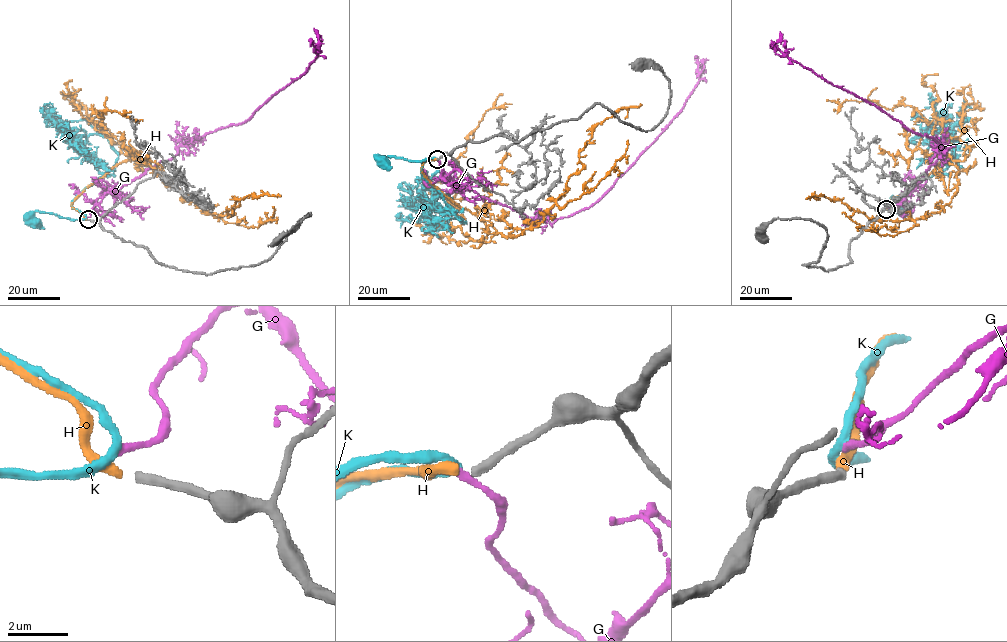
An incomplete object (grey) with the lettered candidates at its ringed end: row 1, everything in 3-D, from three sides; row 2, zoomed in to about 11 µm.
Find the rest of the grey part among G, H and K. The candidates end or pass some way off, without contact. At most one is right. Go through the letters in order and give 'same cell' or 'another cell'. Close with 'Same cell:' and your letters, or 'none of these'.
G: another cell
H: same cell
K: another cell
Same cell: H

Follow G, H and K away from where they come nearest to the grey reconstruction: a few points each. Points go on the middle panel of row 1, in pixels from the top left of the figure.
G: (436, 159), (456, 184), (530, 220), (567, 217), (601, 197), (680, 110), (704, 60), (699, 64)
H: (436, 159), (422, 165), (428, 180), (512, 237), (540, 224), (565, 191), (592, 128), (642, 104)
K: (436, 158), (421, 174), (451, 208), (416, 199), (422, 215), (411, 218), (437, 231), (448, 221)

